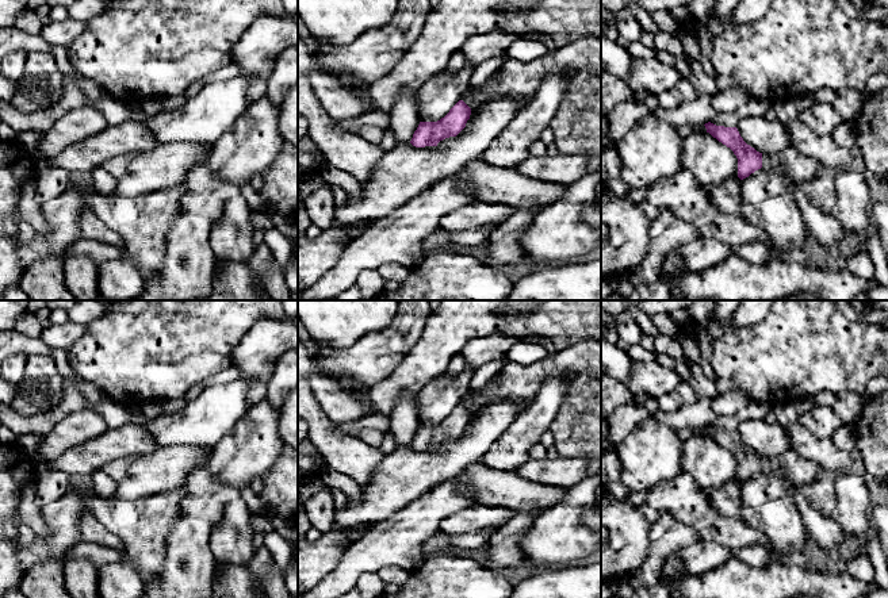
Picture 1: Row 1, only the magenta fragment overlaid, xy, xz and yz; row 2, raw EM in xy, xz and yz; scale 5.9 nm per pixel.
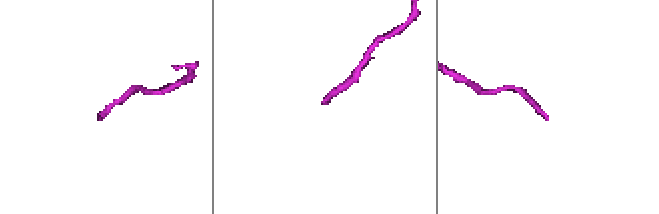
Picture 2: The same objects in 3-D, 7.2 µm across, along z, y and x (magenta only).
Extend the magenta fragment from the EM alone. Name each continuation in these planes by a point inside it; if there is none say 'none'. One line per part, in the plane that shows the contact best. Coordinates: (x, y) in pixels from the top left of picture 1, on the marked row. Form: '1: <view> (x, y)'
1: yz (797, 168)

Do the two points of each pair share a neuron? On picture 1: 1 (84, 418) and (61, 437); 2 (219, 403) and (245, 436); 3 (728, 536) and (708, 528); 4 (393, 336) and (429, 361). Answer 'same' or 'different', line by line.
1: same
2: different
3: same
4: different

